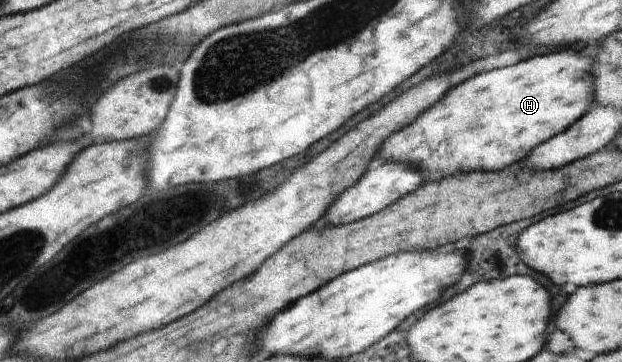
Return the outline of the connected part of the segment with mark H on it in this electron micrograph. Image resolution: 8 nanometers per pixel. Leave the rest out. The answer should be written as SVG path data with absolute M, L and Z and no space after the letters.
M556 48L556 52L532 56L516 66L506 66L490 72L476 74L453 86L448 94L432 108L416 116L408 126L394 132L377 154L378 161L396 160L412 164L422 170L424 181L439 180L458 172L502 171L526 158L538 144L565 132L574 122L585 116L594 101L594 60L578 52Z

